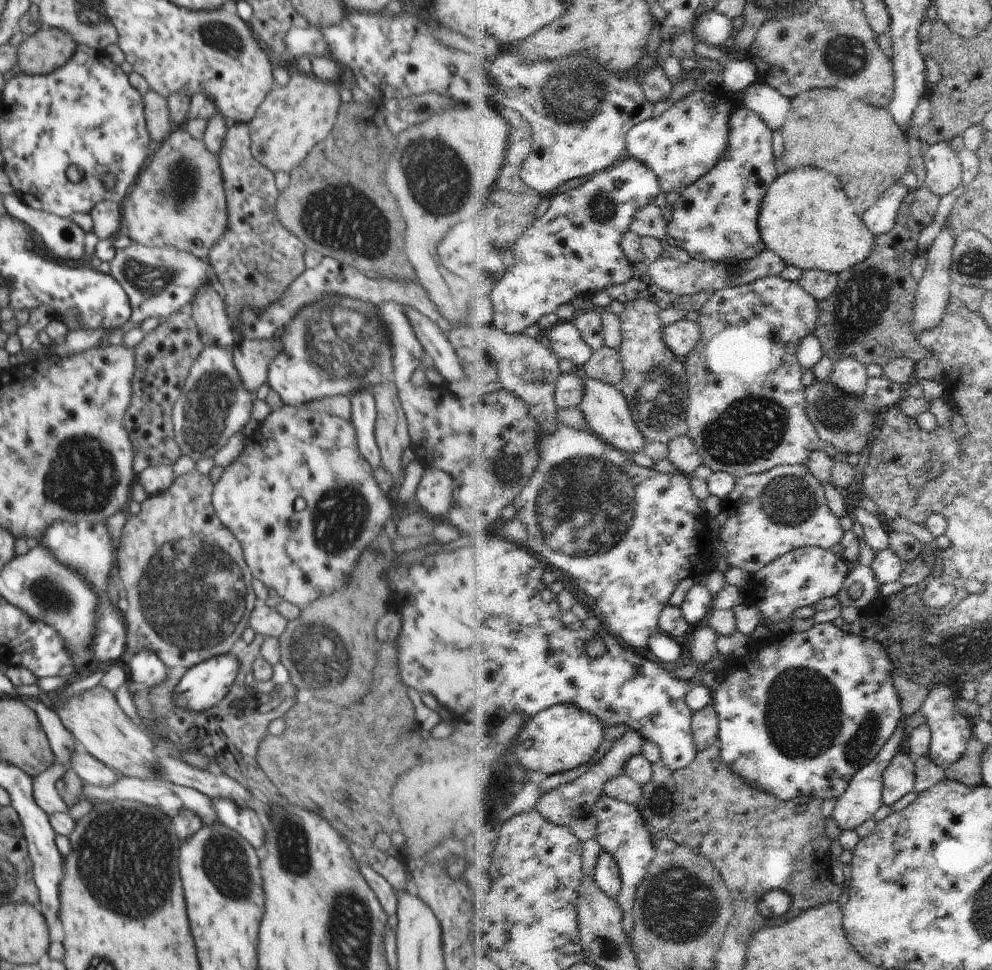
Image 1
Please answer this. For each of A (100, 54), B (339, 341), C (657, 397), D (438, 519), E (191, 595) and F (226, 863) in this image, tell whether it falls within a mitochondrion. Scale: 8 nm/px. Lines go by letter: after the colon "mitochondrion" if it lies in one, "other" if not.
A: other
B: mitochondrion
C: mitochondrion
D: other
E: mitochondrion
F: mitochondrion

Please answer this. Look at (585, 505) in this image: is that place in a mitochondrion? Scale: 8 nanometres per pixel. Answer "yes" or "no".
yes

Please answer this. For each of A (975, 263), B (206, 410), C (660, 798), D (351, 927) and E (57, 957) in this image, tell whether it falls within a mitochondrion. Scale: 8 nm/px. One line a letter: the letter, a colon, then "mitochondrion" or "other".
A: mitochondrion
B: mitochondrion
C: mitochondrion
D: mitochondrion
E: other

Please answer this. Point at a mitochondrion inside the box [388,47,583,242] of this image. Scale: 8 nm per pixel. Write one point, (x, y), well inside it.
(440, 179)

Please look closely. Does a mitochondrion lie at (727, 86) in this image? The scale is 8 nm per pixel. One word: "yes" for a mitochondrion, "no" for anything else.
no

